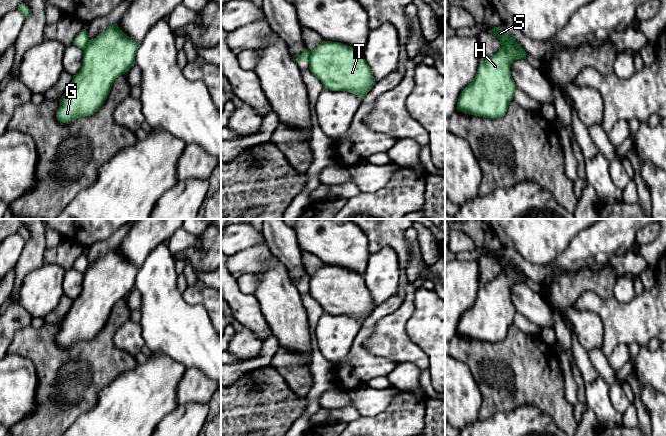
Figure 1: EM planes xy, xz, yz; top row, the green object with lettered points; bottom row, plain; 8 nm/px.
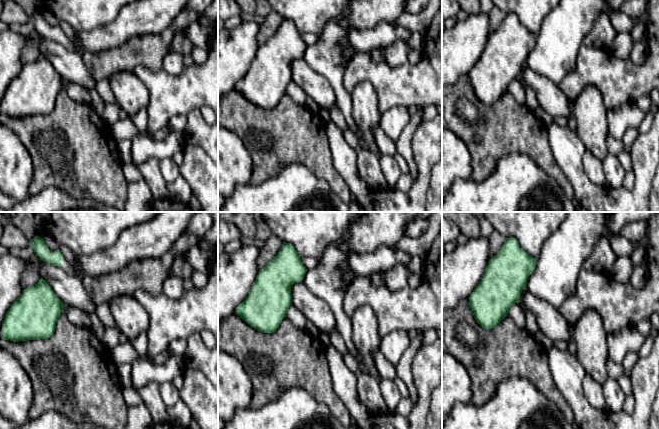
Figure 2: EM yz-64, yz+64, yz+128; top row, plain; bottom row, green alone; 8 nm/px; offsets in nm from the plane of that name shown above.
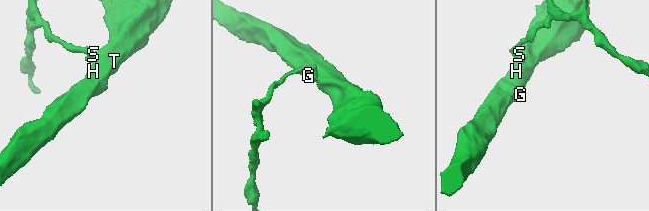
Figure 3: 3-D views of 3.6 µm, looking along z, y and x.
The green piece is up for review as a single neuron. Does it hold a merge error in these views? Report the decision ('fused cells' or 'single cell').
fused cells

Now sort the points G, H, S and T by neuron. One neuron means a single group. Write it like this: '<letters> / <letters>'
G H T / S

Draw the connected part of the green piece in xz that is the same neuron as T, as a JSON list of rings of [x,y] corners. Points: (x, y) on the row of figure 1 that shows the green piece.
[[[323,41],[310,51],[309,69],[325,89],[347,91],[356,94],[361,101],[376,83],[362,51],[338,42]]]

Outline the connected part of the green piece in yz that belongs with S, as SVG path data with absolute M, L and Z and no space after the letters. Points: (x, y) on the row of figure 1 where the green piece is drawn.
M494 27L491 31L488 32L496 36L501 45L507 44L510 40L510 36L508 36L500 27Z

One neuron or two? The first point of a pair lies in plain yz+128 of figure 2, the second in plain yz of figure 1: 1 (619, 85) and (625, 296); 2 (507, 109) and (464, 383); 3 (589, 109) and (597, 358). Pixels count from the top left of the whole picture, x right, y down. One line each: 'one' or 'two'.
1: two
2: two
3: two

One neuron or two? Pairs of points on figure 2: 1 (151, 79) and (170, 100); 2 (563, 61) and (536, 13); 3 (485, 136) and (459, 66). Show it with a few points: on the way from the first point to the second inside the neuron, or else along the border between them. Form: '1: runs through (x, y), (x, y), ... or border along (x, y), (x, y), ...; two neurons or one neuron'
1: runs through (156, 84), (167, 95); one neuron
2: border along (552, 10), (545, 17), (541, 29), (536, 36); two neurons
3: border along (467, 73), (462, 75), (452, 86); two neurons

